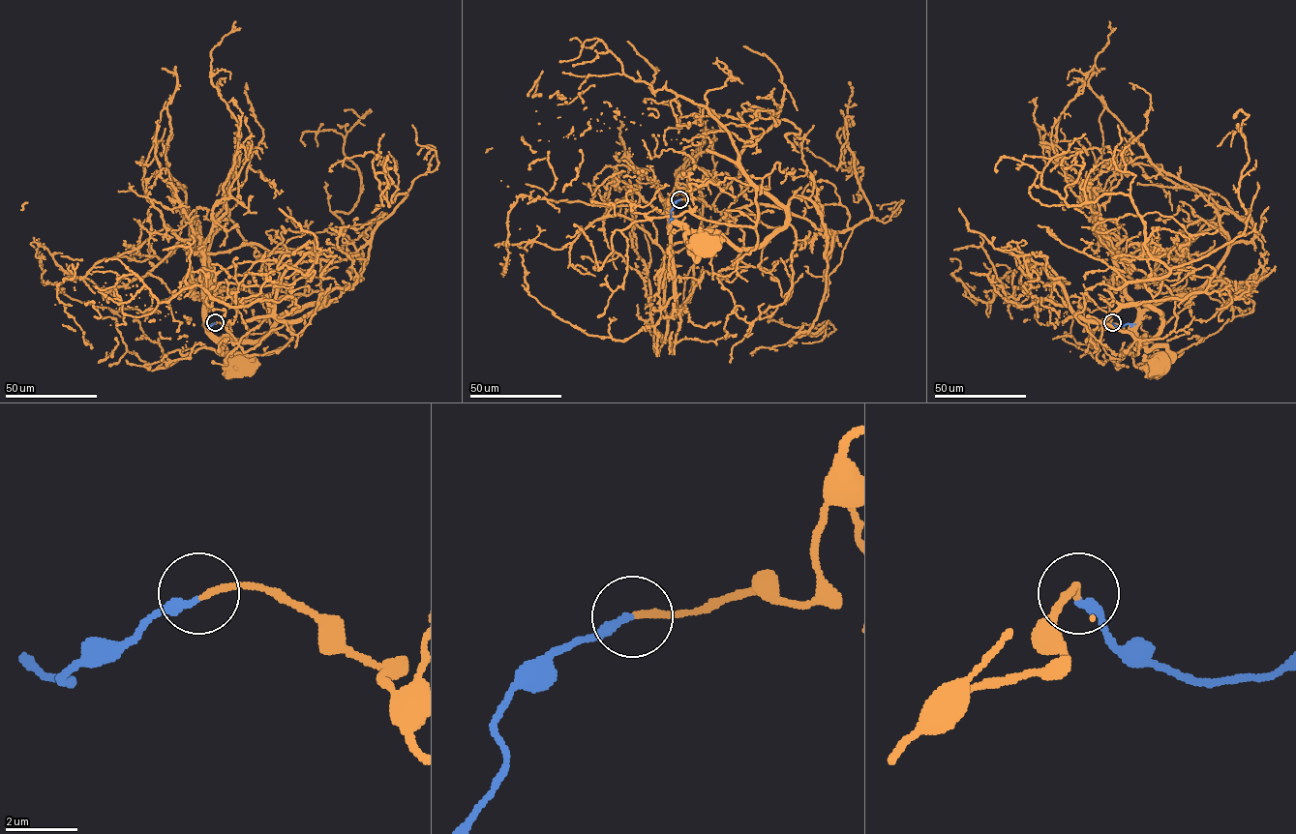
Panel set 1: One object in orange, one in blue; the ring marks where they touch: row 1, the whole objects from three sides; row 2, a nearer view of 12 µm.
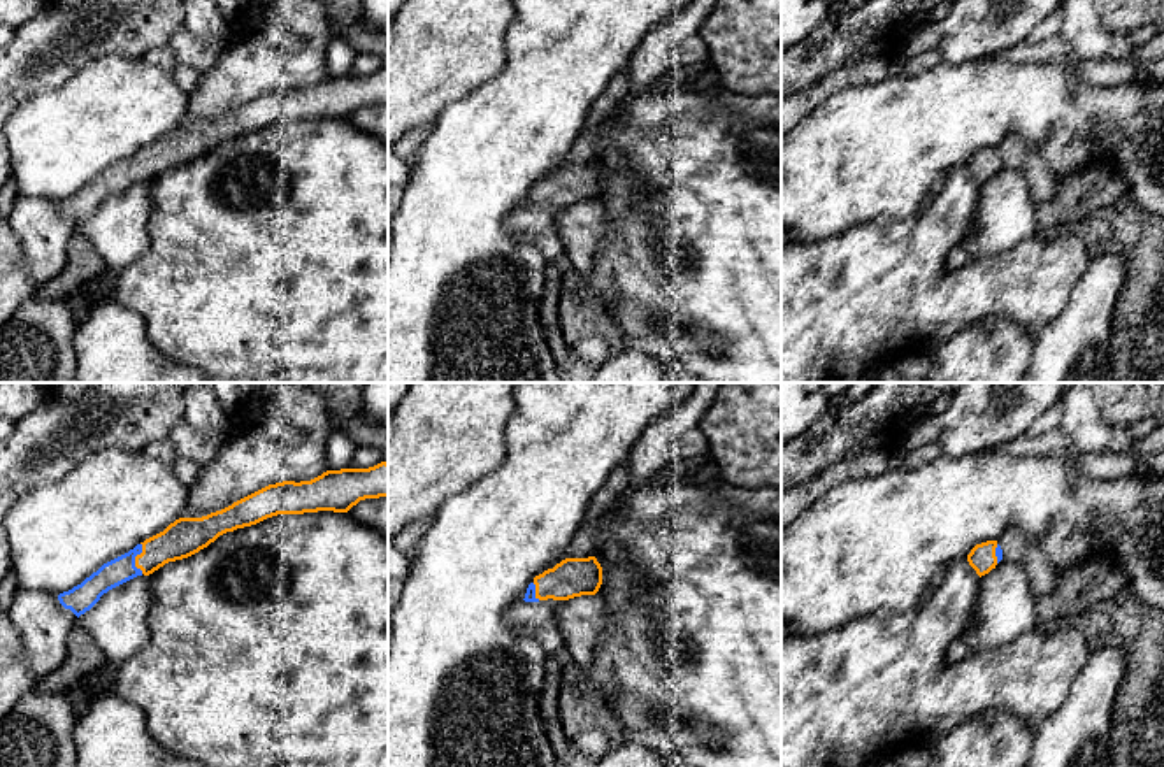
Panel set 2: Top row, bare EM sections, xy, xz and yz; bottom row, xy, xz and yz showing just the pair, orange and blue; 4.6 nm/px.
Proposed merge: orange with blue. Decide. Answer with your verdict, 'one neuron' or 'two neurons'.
two neurons

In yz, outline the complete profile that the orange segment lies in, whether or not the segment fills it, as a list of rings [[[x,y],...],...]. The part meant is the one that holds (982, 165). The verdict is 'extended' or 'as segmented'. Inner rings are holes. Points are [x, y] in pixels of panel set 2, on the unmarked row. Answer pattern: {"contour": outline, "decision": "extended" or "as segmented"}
{"contour": [[[987,147],[976,151],[967,161],[969,172],[976,177],[980,184],[995,176],[997,172],[995,154],[997,147]]], "decision": "as segmented"}

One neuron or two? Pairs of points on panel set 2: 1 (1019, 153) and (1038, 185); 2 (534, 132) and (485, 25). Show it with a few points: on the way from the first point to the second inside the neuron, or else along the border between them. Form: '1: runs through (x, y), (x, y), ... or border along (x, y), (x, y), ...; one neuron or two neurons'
1: runs through (1026, 160), (1038, 172), (1038, 178); one neuron
2: border along (511, 23), (506, 32), (502, 67), (473, 90); two neurons

